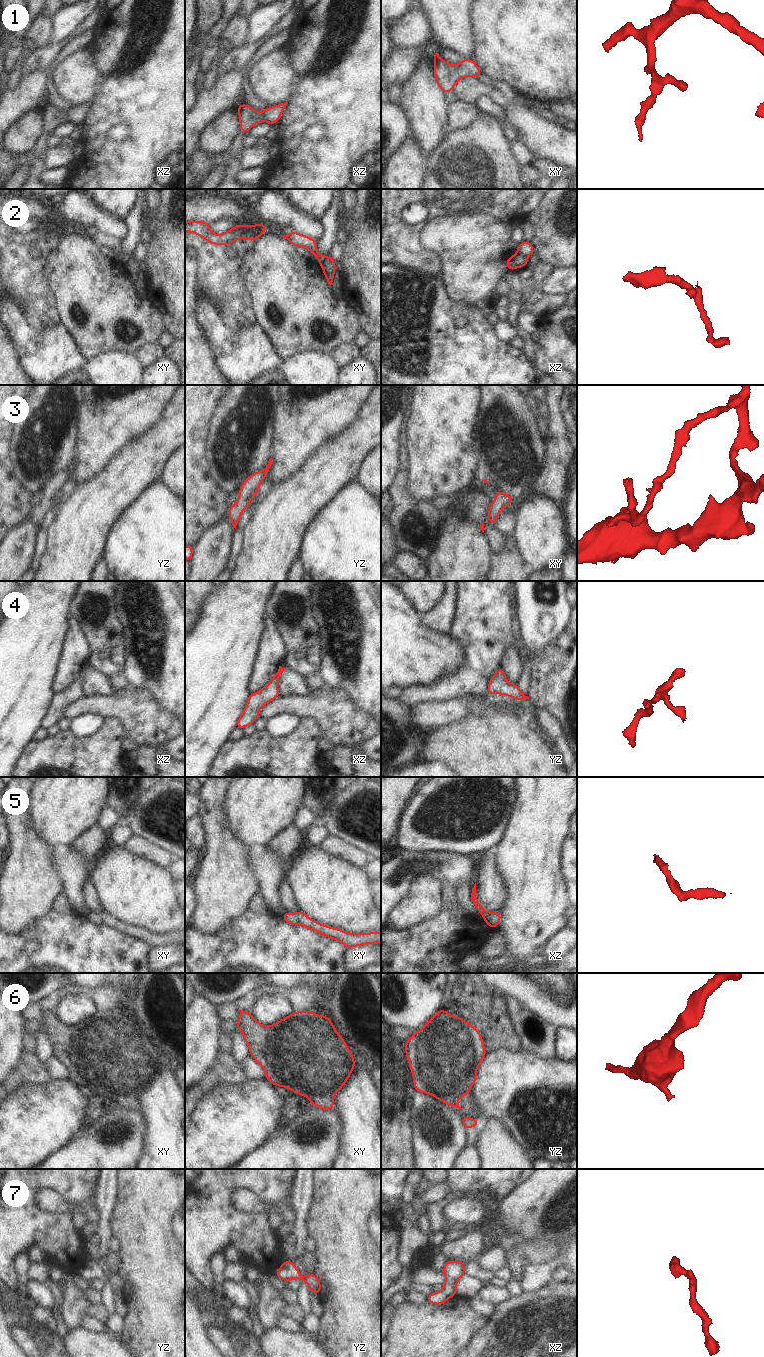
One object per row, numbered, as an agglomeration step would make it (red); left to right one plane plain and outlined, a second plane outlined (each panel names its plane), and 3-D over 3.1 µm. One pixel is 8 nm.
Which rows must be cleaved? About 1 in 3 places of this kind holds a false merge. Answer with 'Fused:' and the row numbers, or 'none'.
Fused: 2.

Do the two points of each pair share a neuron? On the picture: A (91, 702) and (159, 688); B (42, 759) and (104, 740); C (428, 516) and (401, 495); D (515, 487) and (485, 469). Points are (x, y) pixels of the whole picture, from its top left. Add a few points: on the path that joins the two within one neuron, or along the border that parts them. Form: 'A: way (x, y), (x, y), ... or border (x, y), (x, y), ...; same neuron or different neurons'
A: border (129, 686), (144, 689), (161, 708); different neurons
B: way (57, 759), (85, 759), (89, 755); same neuron
C: way (421, 515), (408, 502); same neuron
D: way (508, 480), (497, 469), (492, 469); same neuron

